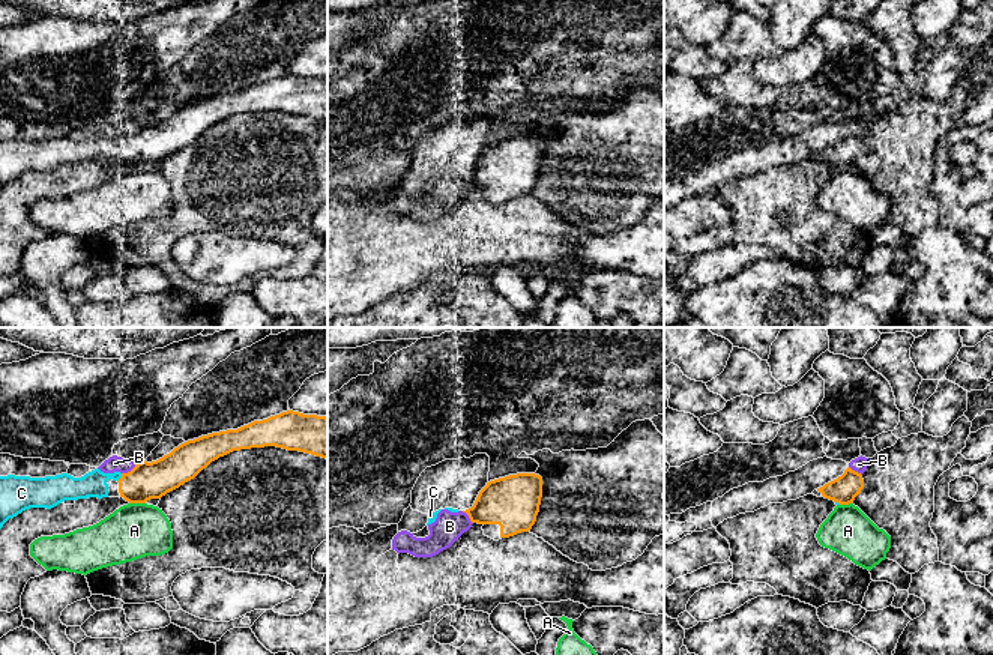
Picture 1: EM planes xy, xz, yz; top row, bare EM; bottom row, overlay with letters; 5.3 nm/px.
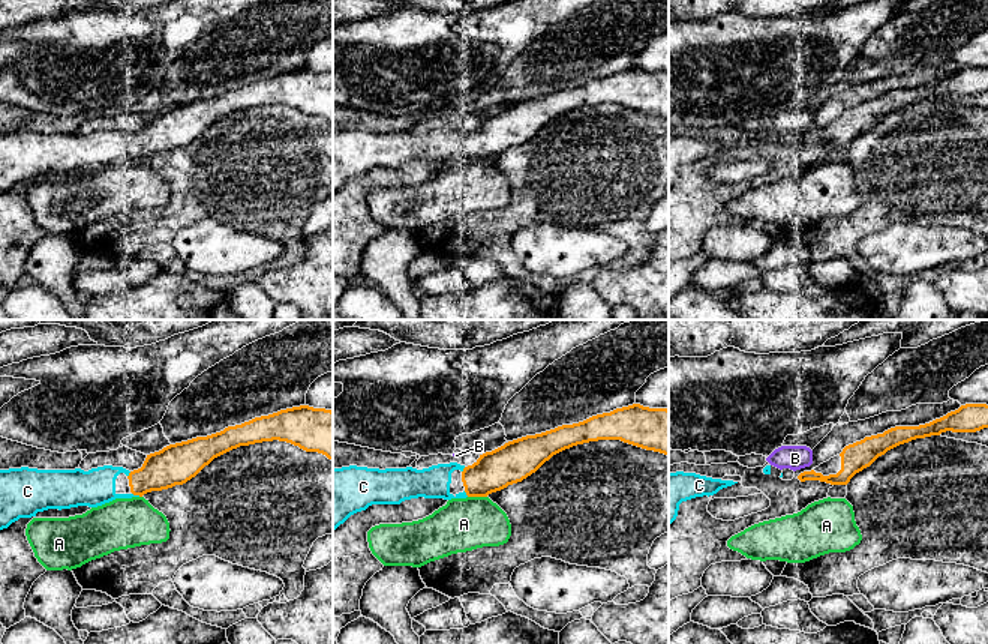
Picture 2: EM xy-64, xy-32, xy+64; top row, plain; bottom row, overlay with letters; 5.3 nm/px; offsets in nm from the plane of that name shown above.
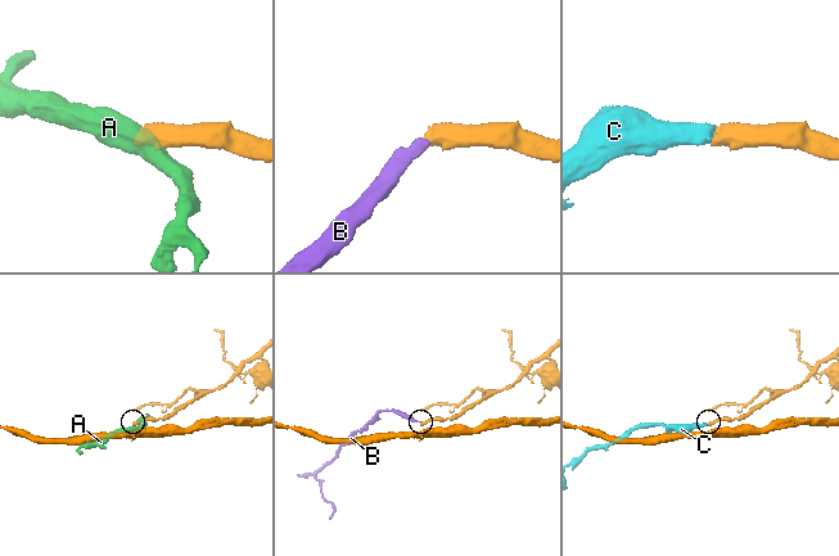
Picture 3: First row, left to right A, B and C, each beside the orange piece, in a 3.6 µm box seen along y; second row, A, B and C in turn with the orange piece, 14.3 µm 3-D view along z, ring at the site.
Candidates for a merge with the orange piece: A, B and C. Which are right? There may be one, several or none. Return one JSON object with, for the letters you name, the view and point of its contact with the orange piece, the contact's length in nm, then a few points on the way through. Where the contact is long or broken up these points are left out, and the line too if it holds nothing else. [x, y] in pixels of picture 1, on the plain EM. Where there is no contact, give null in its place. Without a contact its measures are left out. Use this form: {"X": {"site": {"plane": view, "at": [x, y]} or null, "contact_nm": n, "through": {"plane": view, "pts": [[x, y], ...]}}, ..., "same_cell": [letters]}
{"C": {"site": {"plane": "xy", "at": [120, 141]}, "contact_nm": 50}, "same_cell": ["C"]}

